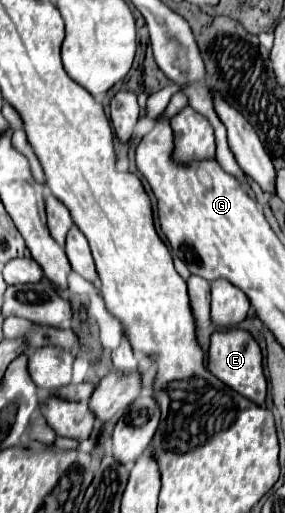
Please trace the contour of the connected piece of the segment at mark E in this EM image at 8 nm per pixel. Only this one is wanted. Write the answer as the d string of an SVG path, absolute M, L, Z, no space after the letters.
M239 327L227 329L227 331L215 331L211 335L211 343L209 343L207 367L217 379L221 379L225 385L229 385L243 397L255 401L257 405L261 405L265 401L267 379L263 375L263 355L261 355L259 343L253 339L253 335L249 331L243 331Z

